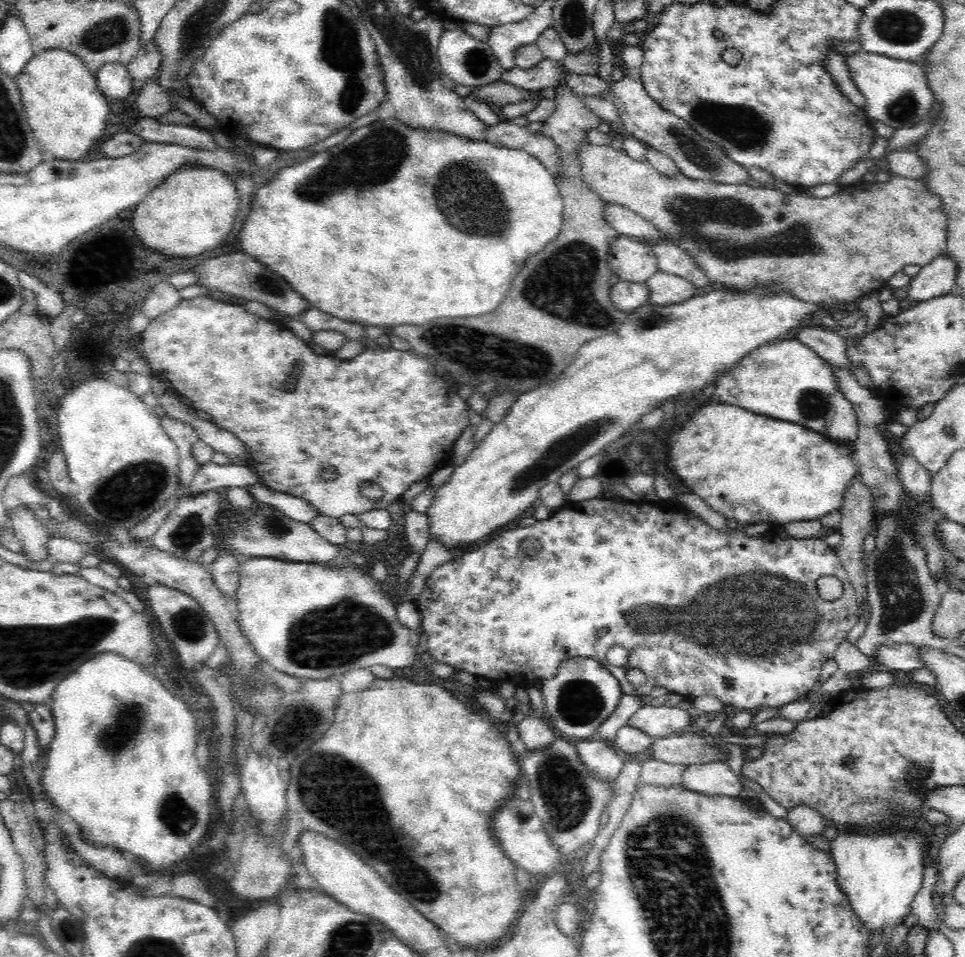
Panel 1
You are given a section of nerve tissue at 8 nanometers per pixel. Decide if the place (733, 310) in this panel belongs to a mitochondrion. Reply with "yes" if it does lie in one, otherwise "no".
no

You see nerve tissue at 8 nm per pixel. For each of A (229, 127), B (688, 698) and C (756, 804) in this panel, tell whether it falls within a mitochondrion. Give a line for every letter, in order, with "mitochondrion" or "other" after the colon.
A: other
B: other
C: other

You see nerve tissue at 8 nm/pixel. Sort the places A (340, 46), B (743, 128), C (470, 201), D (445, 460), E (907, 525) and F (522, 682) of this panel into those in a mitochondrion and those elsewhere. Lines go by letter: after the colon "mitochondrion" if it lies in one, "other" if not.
A: mitochondrion
B: mitochondrion
C: mitochondrion
D: other
E: mitochondrion
F: other

